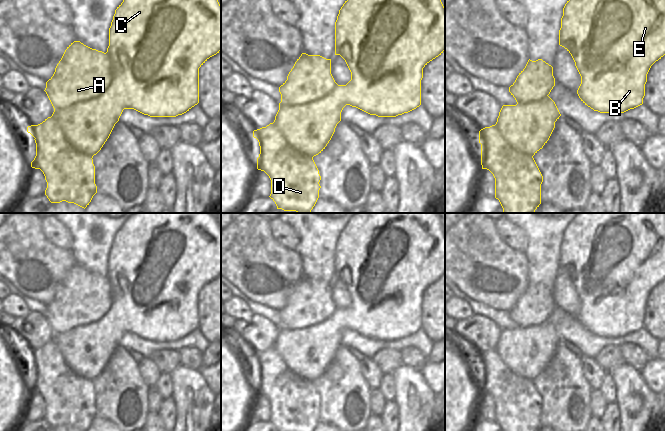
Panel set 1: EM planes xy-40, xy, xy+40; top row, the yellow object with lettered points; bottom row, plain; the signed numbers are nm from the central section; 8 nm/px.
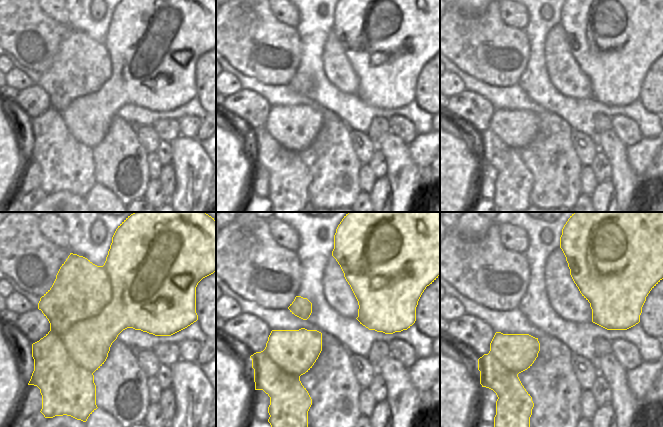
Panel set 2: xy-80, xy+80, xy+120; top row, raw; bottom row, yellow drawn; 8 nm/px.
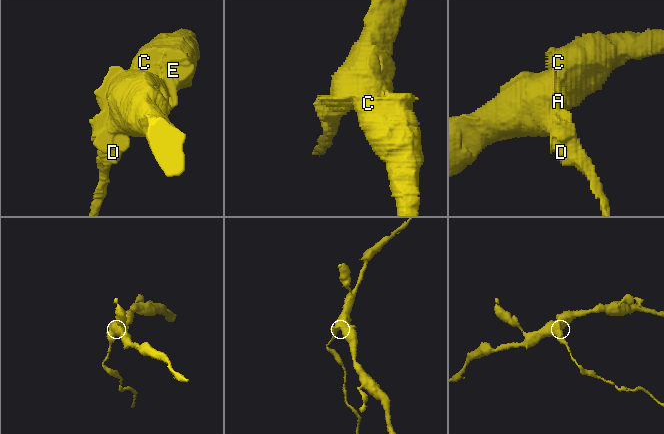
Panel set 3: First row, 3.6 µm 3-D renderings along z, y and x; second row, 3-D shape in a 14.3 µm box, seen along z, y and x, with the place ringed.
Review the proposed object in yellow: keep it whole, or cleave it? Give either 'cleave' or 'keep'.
cleave

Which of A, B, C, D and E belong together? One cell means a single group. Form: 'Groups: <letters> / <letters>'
Groups: A B C E / D

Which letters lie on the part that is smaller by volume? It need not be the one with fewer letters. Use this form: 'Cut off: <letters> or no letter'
Cut off: D

